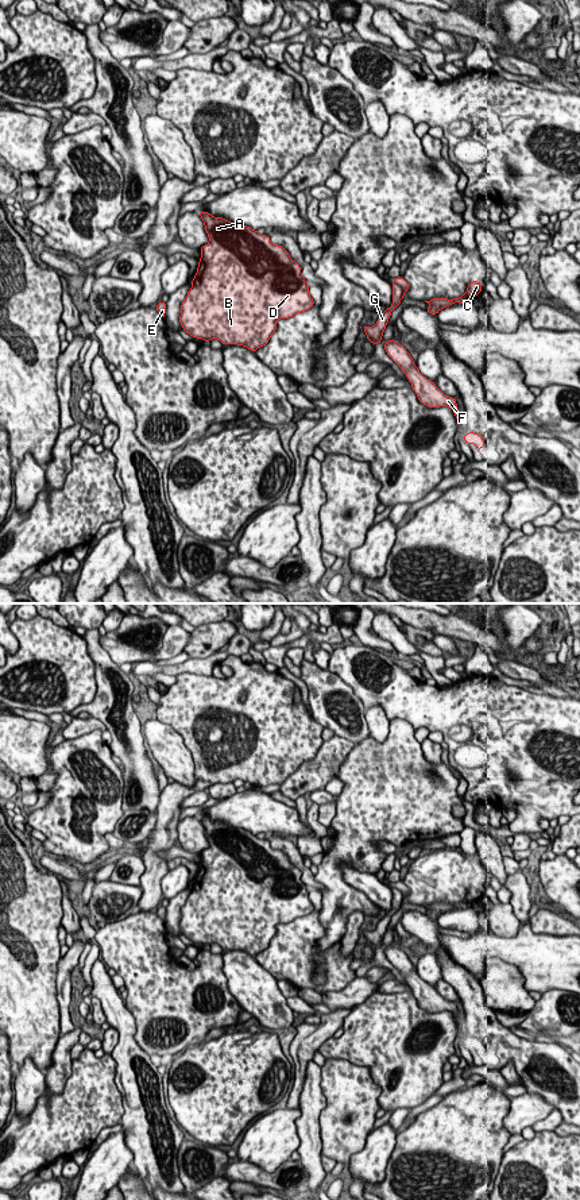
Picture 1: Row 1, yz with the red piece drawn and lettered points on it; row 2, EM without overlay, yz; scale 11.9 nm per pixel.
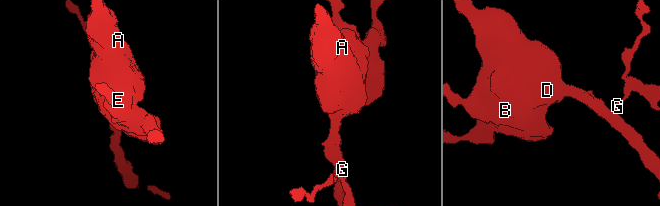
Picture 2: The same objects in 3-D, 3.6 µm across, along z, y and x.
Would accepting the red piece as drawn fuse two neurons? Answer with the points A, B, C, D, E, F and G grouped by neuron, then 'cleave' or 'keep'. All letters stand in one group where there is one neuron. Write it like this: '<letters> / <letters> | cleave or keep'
A B D E F G / C | cleave

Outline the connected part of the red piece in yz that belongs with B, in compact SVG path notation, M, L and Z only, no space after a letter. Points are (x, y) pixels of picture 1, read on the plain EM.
M209 817L198 818L209 848L200 854L201 864L181 910L179 927L186 938L206 948L219 944L221 949L237 949L255 957L268 948L279 923L293 922L314 910L308 887L301 880L301 871L267 840Z

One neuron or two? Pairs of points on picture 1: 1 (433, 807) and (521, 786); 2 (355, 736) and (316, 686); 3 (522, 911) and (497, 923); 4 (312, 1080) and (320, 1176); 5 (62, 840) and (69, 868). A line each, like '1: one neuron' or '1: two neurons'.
1: two neurons
2: one neuron
3: two neurons
4: one neuron
5: two neurons

